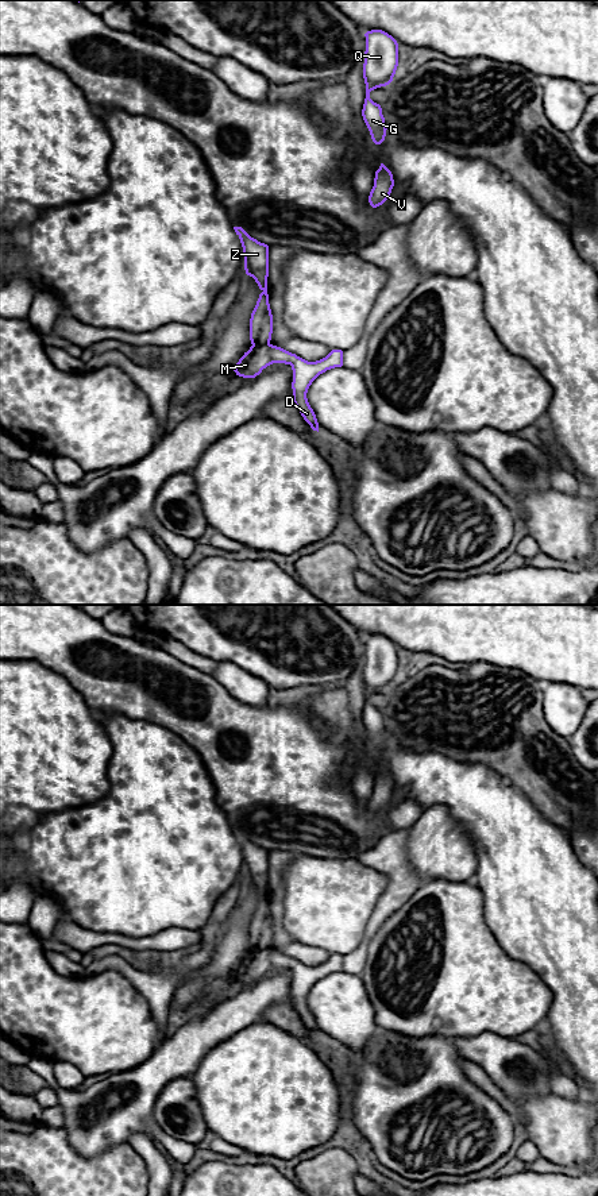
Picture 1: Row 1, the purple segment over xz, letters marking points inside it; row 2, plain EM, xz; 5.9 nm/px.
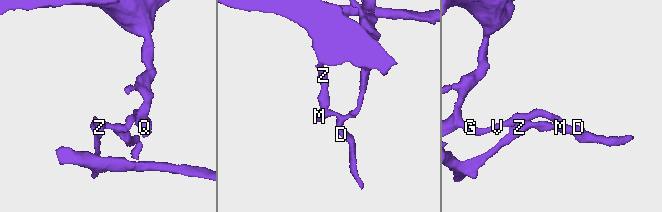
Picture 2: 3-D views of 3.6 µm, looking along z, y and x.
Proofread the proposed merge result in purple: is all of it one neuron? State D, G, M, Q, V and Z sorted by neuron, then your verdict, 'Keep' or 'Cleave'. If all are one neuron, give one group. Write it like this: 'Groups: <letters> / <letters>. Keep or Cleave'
Groups: D G M Q V / Z. Cleave

